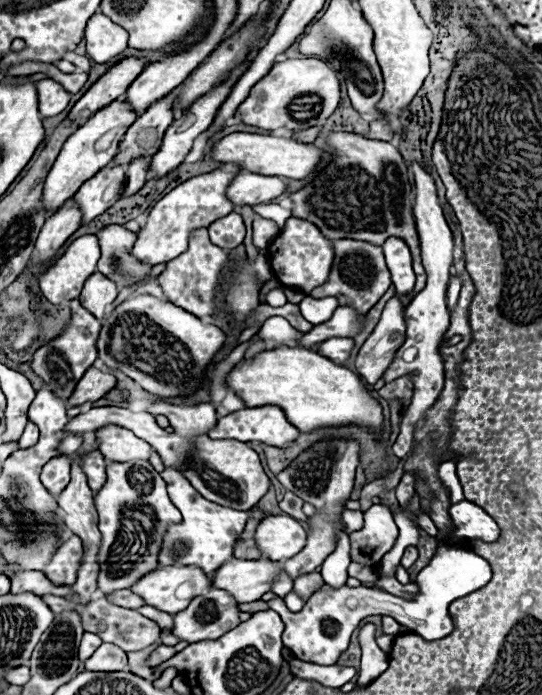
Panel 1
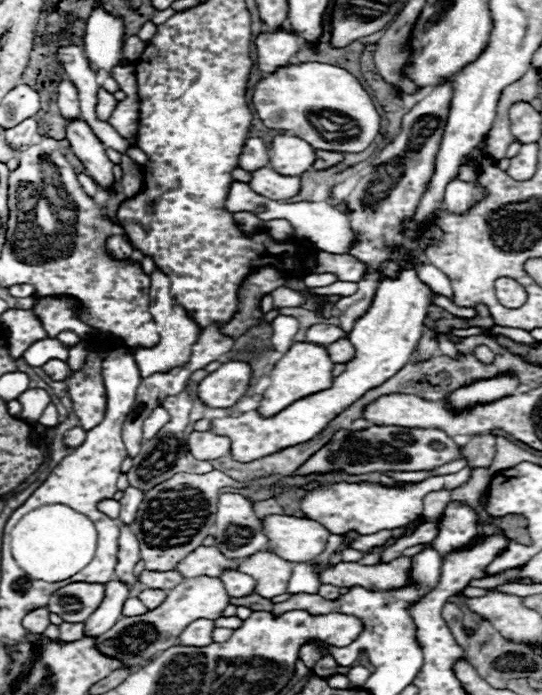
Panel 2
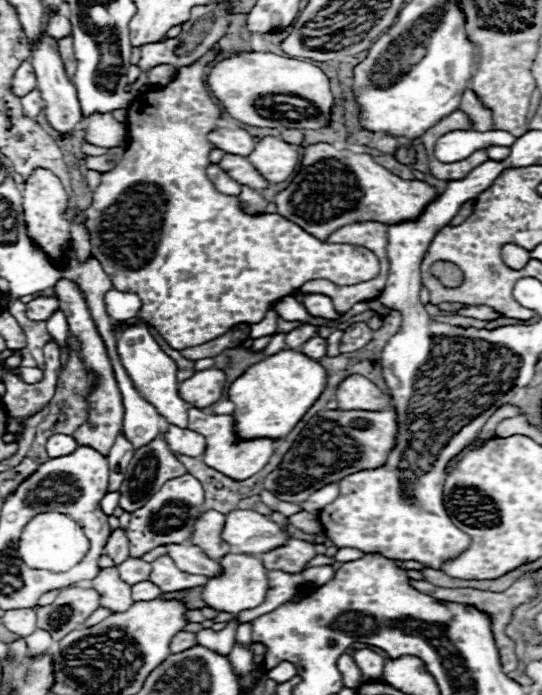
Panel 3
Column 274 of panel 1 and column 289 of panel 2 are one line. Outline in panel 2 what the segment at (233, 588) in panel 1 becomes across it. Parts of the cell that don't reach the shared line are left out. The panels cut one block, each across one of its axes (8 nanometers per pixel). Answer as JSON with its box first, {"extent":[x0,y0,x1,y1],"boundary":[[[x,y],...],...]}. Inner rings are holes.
{"extent":[238,552,292,598],"boundary":[[[256,552],[240,560],[238,570],[246,572],[256,580],[254,592],[258,596],[274,598],[286,592],[286,586],[292,574],[292,562],[286,562],[280,556],[274,556],[270,552]]]}

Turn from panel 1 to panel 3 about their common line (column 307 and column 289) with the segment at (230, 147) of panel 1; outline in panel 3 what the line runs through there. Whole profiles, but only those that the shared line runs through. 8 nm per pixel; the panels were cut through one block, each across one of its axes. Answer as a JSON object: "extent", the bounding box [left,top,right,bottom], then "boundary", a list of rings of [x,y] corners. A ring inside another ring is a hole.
{"extent":[248,136,300,184],"boundary":[[[274,136],[262,138],[256,144],[254,152],[248,156],[248,160],[272,184],[286,180],[290,174],[296,172],[300,164],[298,150],[292,144]]]}

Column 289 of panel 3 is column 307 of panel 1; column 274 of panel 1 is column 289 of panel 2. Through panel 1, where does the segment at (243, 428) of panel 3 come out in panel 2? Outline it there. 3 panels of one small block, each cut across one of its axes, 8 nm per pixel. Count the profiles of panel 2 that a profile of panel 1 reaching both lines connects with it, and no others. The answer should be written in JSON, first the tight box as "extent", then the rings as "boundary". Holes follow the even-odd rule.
{"extent":[258,342,334,418],"boundary":[[[294,342],[290,346],[290,350],[270,370],[270,386],[262,392],[258,414],[264,418],[276,416],[284,408],[288,408],[292,402],[330,388],[332,378],[334,378],[332,366],[334,364],[332,364],[326,348],[322,348],[318,344],[310,344],[310,342]]]}

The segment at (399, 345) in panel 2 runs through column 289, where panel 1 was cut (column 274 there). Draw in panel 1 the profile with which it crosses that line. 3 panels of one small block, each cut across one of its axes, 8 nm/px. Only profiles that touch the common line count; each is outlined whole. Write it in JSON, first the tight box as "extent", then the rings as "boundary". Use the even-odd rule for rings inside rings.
{"extent":[208,406,298,448],"boundary":[[[274,406],[244,408],[218,420],[216,428],[208,432],[216,440],[262,442],[276,448],[290,448],[298,438],[298,430],[286,420],[284,412]]]}

